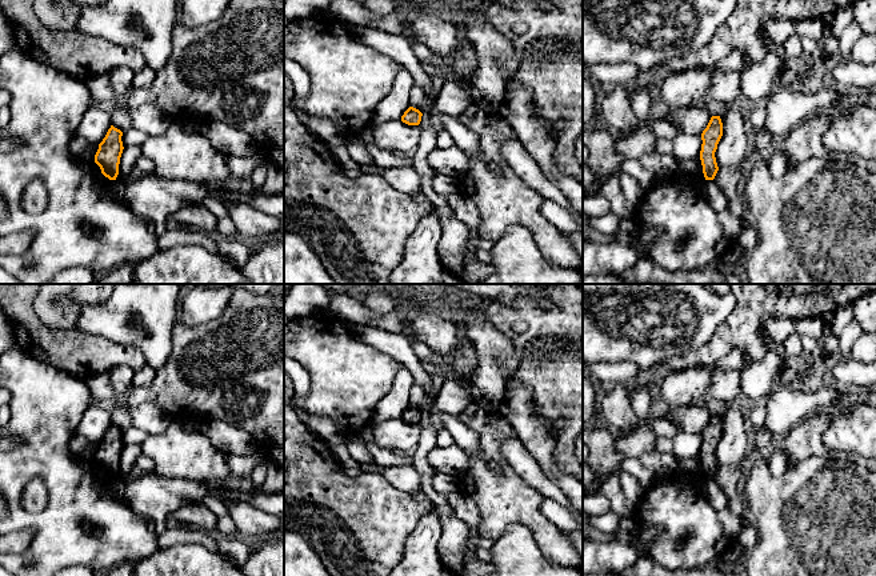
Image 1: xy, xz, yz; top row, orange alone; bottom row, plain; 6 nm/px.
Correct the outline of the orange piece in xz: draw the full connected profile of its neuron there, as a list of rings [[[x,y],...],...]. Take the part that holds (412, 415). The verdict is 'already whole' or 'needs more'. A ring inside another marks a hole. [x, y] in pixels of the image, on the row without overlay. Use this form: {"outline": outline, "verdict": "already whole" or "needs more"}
{"outline": [[[409,405],[401,415],[401,420],[408,424],[419,424],[421,420],[421,415],[423,412],[419,408]]], "verdict": "already whole"}

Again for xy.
{"outline": [[[111,424],[95,453],[95,461],[109,479],[116,479],[119,473],[120,456],[124,448],[121,435],[123,431]]], "verdict": "already whole"}

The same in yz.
{"outline": [[[712,415],[707,427],[701,432],[703,443],[700,449],[700,459],[705,479],[713,479],[719,469],[715,451],[717,448],[717,443],[721,435],[723,435],[721,417],[720,415]]], "verdict": "already whole"}

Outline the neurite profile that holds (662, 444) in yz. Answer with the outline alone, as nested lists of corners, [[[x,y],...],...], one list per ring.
[[[657,436],[653,443],[653,452],[664,452],[673,455],[672,440],[668,440],[663,436]]]

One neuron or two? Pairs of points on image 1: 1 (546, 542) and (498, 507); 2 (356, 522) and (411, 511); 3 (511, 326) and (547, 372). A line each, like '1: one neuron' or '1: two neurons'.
1: one neuron
2: one neuron
3: one neuron

